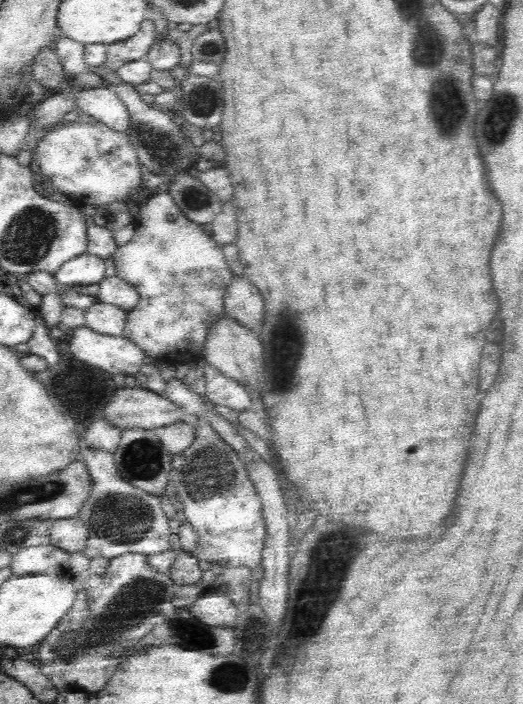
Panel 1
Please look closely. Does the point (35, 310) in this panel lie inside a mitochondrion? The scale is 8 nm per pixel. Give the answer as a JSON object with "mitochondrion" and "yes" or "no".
{"mitochondrion":"no"}

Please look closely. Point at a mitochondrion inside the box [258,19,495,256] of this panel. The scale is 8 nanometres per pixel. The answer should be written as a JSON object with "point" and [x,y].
{"point":[446,110]}

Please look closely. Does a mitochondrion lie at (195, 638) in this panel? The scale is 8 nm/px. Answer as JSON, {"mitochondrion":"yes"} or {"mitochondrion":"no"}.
{"mitochondrion":"no"}

